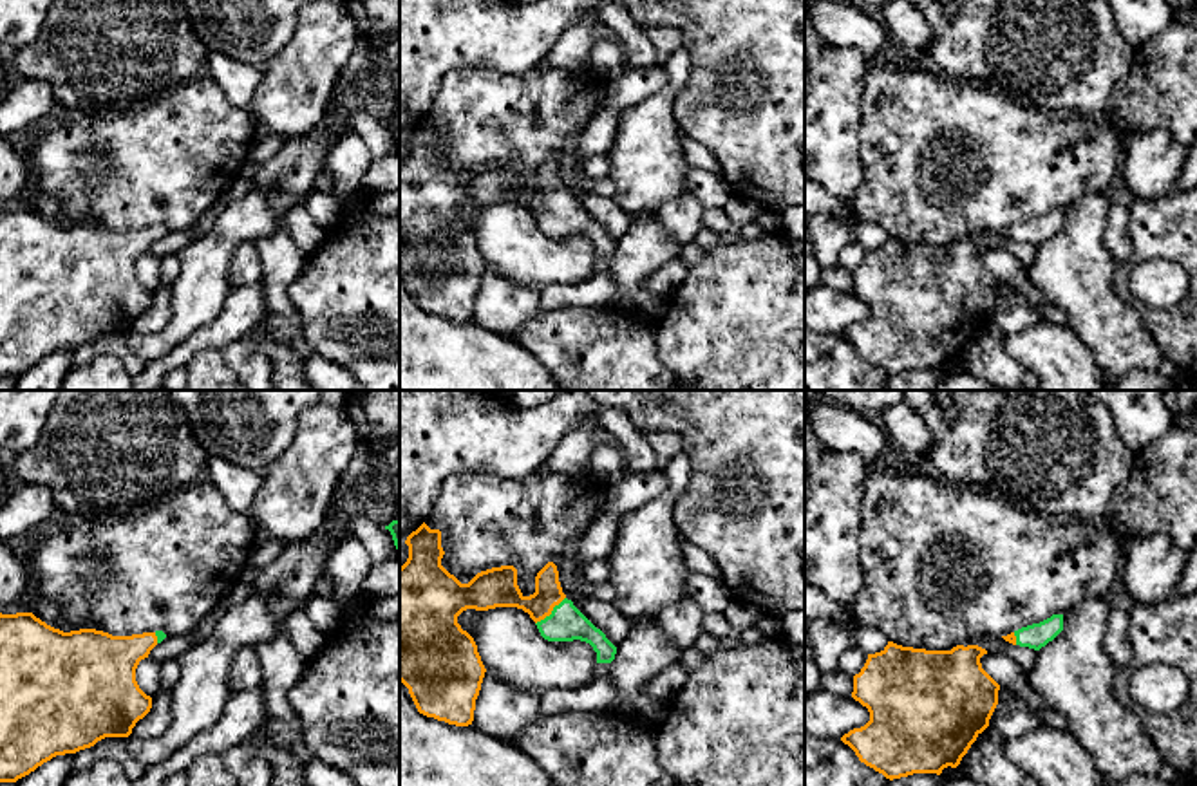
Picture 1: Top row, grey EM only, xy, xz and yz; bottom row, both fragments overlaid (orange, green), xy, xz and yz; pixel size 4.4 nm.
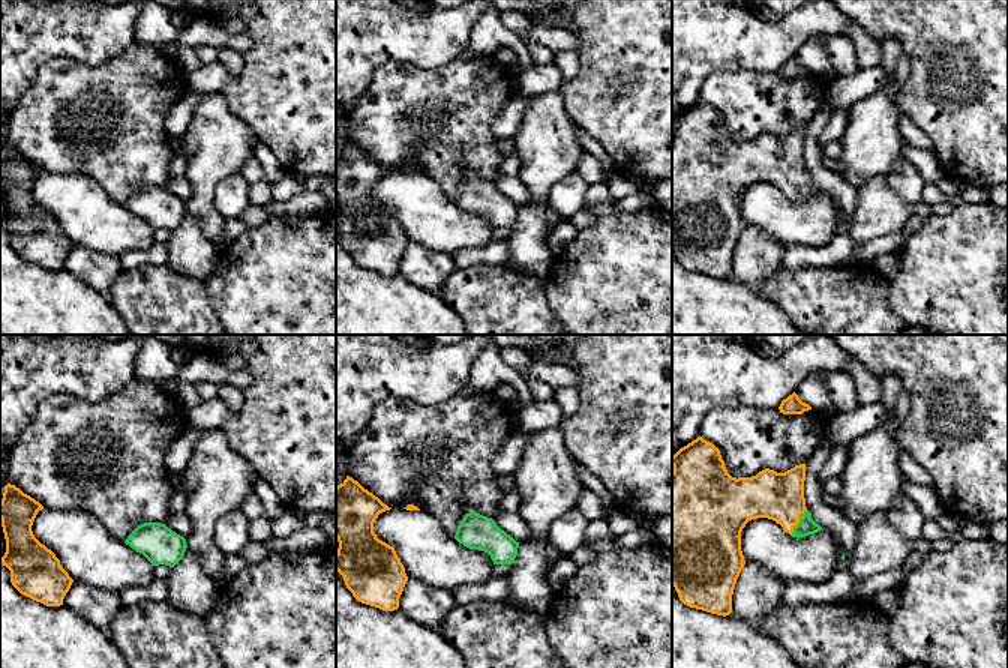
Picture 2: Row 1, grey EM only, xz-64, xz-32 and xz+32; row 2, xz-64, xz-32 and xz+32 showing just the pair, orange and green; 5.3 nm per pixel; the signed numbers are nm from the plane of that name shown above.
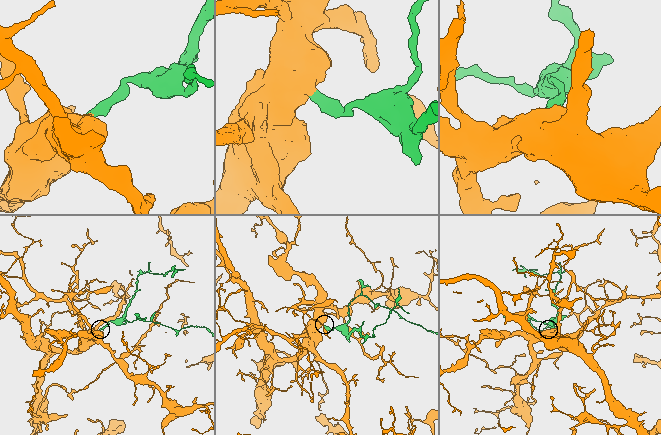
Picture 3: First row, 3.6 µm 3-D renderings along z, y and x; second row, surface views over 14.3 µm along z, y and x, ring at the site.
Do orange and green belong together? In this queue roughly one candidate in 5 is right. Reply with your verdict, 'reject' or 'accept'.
accept

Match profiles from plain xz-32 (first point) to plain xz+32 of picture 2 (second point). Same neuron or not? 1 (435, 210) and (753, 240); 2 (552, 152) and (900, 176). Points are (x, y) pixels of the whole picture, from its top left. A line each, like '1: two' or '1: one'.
1: two
2: two

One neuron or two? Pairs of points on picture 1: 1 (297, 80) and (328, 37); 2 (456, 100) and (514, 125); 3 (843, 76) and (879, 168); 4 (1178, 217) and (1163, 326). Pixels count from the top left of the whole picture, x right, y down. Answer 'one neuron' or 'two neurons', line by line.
1: one neuron
2: one neuron
3: two neurons
4: one neuron

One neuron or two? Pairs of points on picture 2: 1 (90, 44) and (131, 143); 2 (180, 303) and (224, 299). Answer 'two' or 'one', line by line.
1: two
2: two

